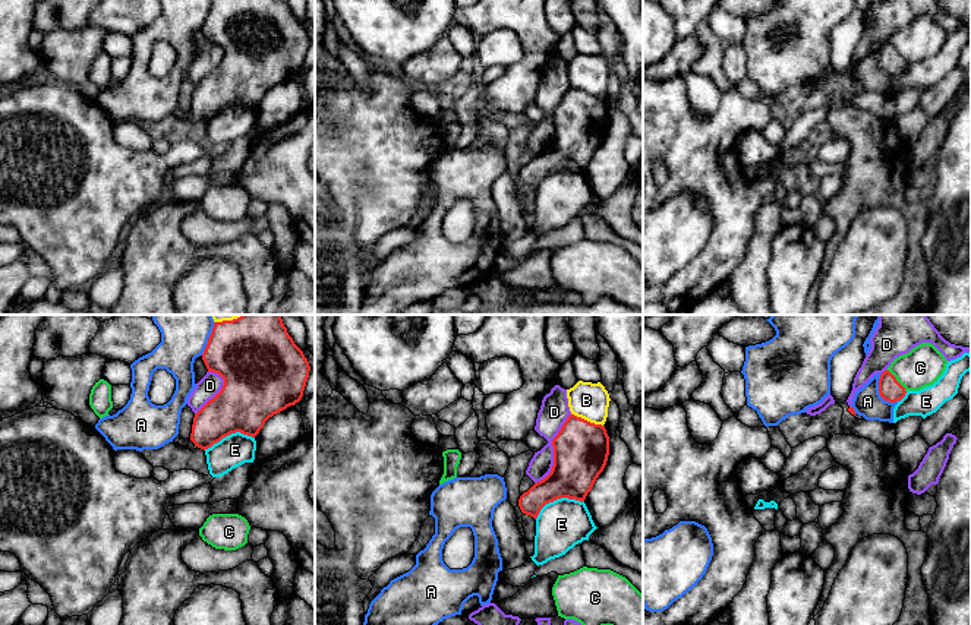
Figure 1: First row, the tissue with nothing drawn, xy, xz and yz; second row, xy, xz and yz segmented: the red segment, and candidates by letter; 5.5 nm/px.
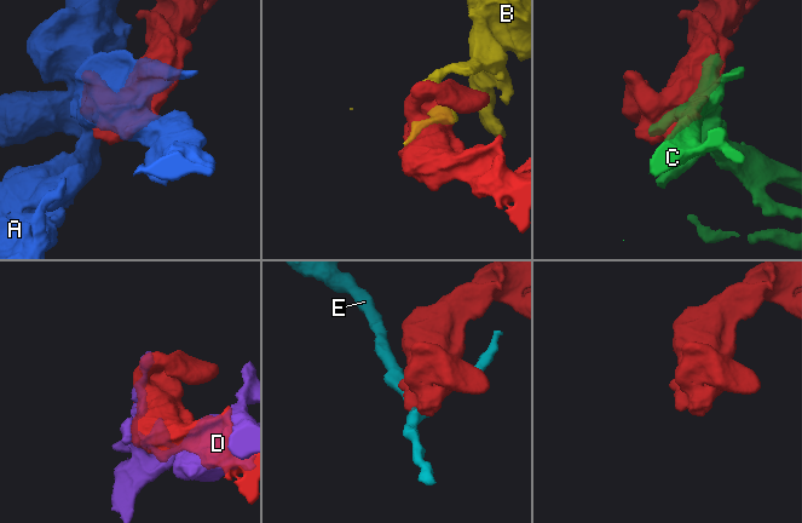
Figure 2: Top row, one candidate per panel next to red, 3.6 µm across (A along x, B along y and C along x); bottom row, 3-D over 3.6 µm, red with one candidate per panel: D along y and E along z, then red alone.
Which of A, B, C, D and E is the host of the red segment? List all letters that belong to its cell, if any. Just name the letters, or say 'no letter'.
no letter

